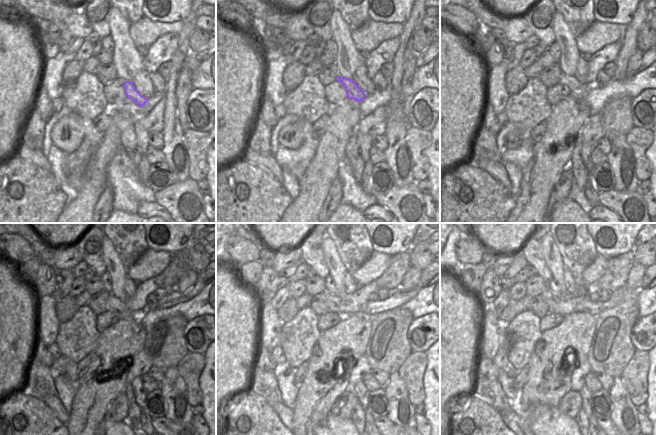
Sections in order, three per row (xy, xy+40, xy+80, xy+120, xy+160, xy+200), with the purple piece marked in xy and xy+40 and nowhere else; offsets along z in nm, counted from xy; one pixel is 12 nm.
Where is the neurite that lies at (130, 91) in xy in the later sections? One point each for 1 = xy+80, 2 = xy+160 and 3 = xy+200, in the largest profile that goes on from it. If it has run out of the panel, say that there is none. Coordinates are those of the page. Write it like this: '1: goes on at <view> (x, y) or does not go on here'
1: goes on at xy+80 (578, 90)
2: goes on at xy+160 (333, 301)
3: goes on at xy+200 (552, 301)

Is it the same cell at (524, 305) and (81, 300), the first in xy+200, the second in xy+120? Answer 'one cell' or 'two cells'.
one cell

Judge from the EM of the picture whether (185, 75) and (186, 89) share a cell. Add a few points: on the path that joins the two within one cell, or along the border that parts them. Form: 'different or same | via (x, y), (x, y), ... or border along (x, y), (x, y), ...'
same | via (185, 78), (185, 86)

